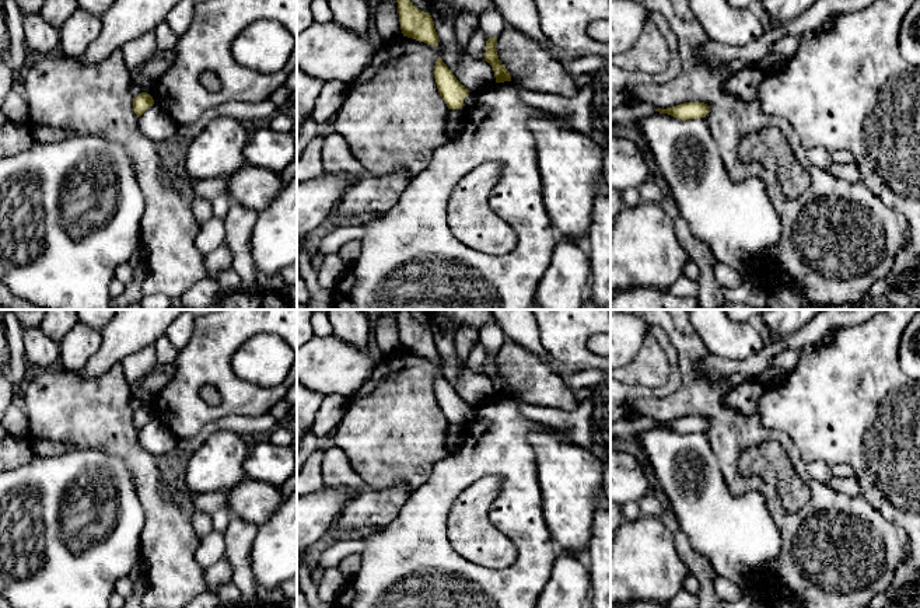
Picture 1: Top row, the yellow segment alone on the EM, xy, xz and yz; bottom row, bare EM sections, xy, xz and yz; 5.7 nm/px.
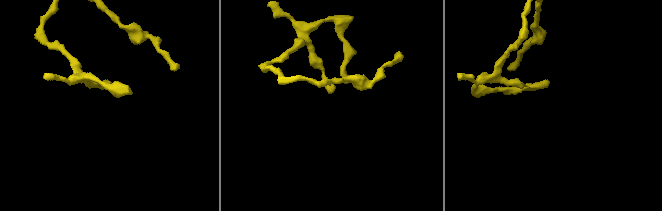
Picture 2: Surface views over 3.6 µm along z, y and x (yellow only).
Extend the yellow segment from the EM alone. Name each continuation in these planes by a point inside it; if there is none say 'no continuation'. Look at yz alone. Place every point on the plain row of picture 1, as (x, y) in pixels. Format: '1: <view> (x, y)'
no continuation

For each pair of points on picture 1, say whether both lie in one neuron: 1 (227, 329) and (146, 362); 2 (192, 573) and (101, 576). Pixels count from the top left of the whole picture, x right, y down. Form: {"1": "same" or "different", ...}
{"1": "different", "2": "different"}

